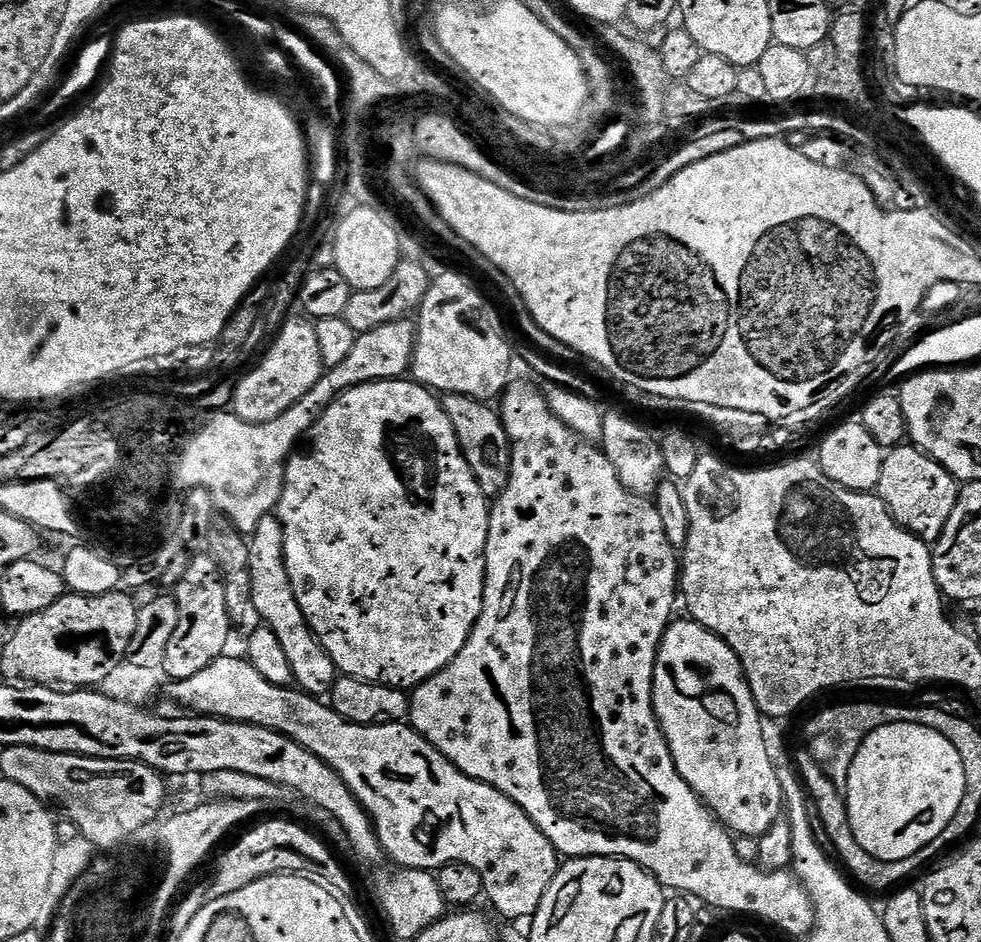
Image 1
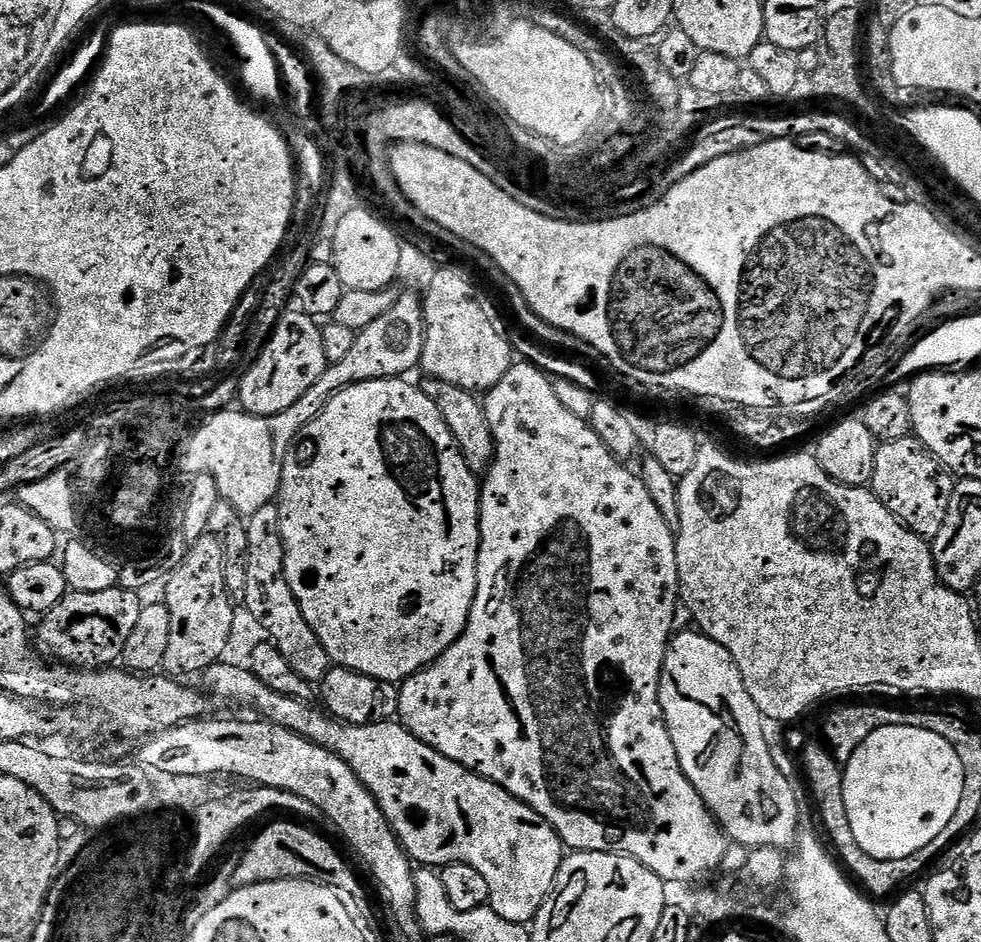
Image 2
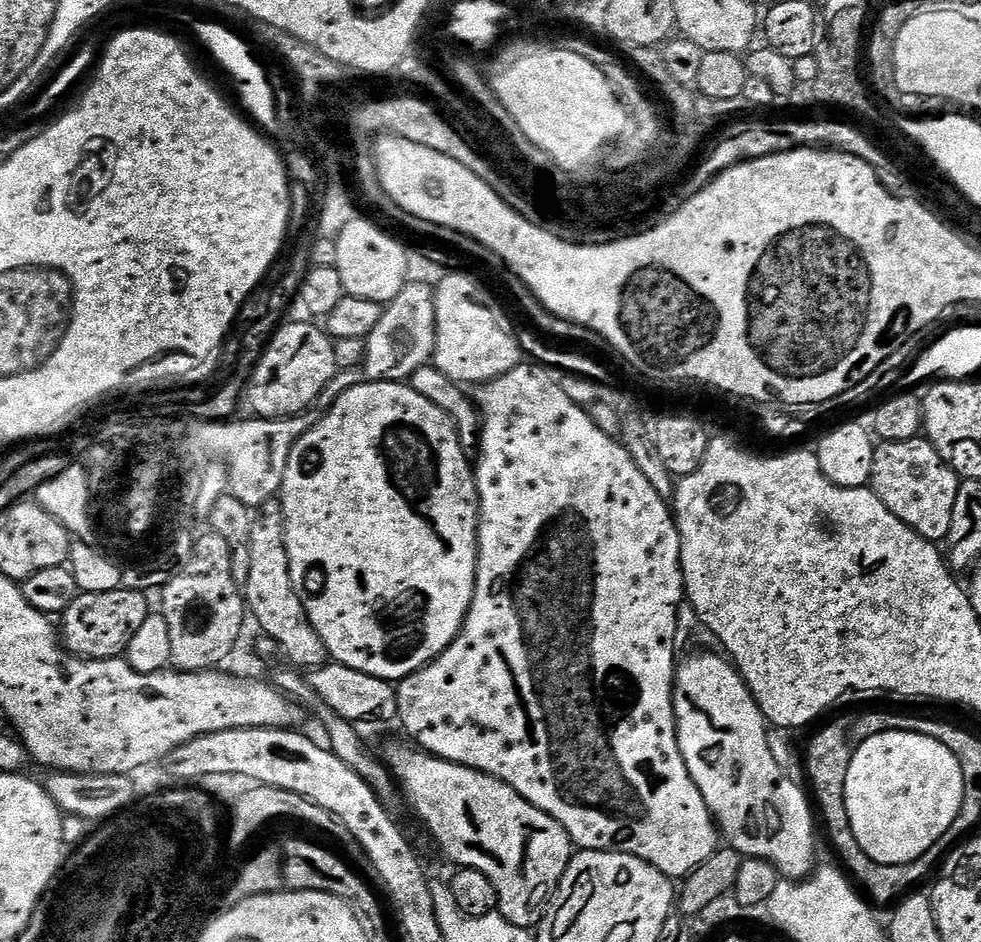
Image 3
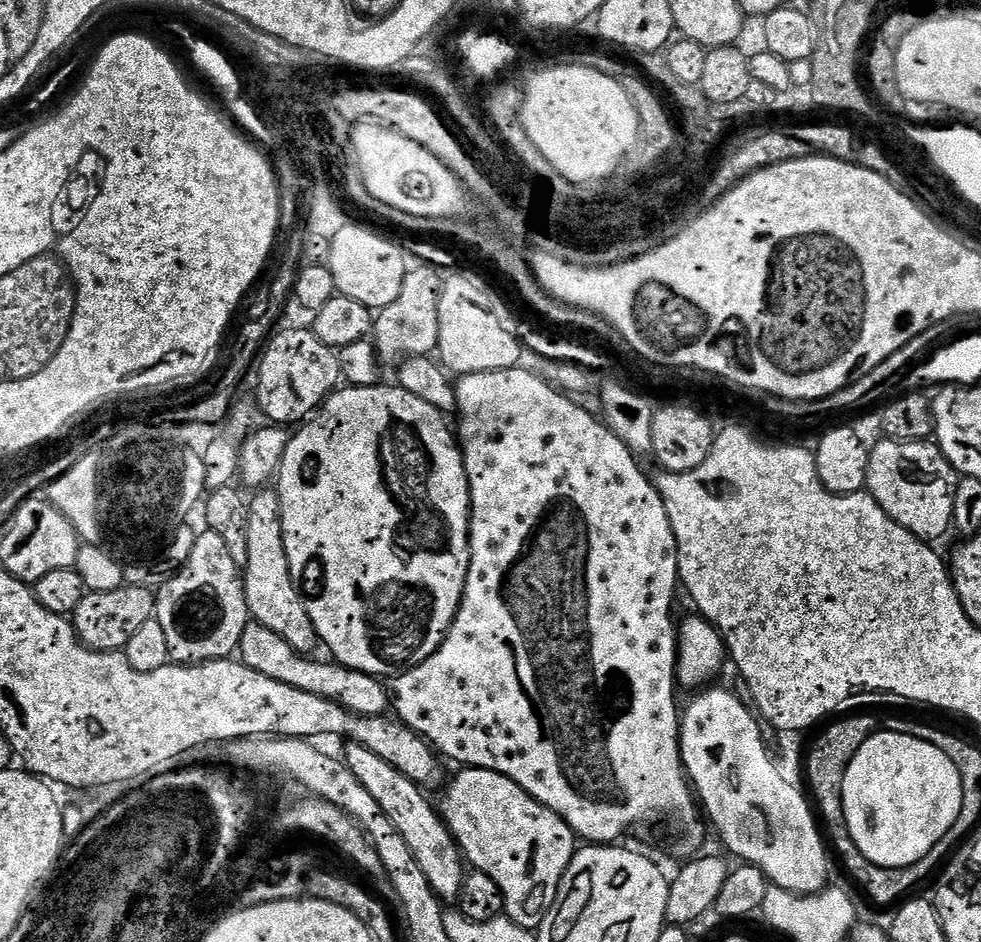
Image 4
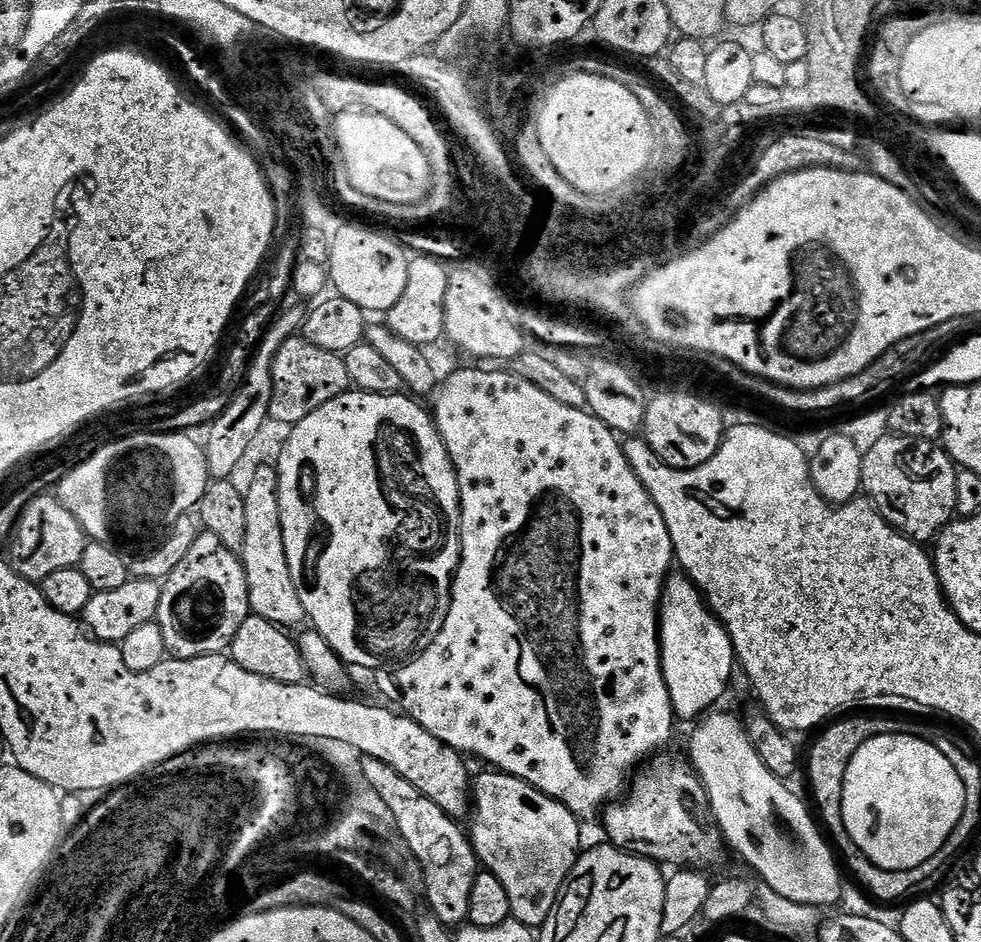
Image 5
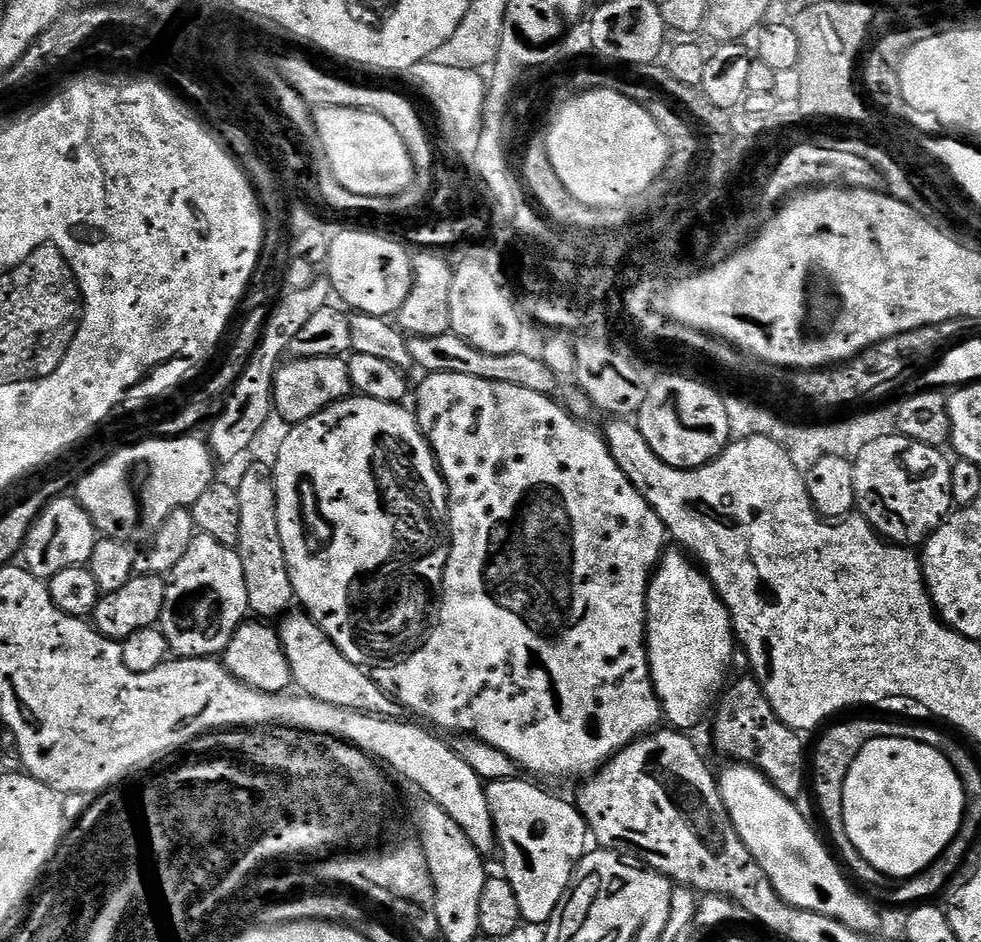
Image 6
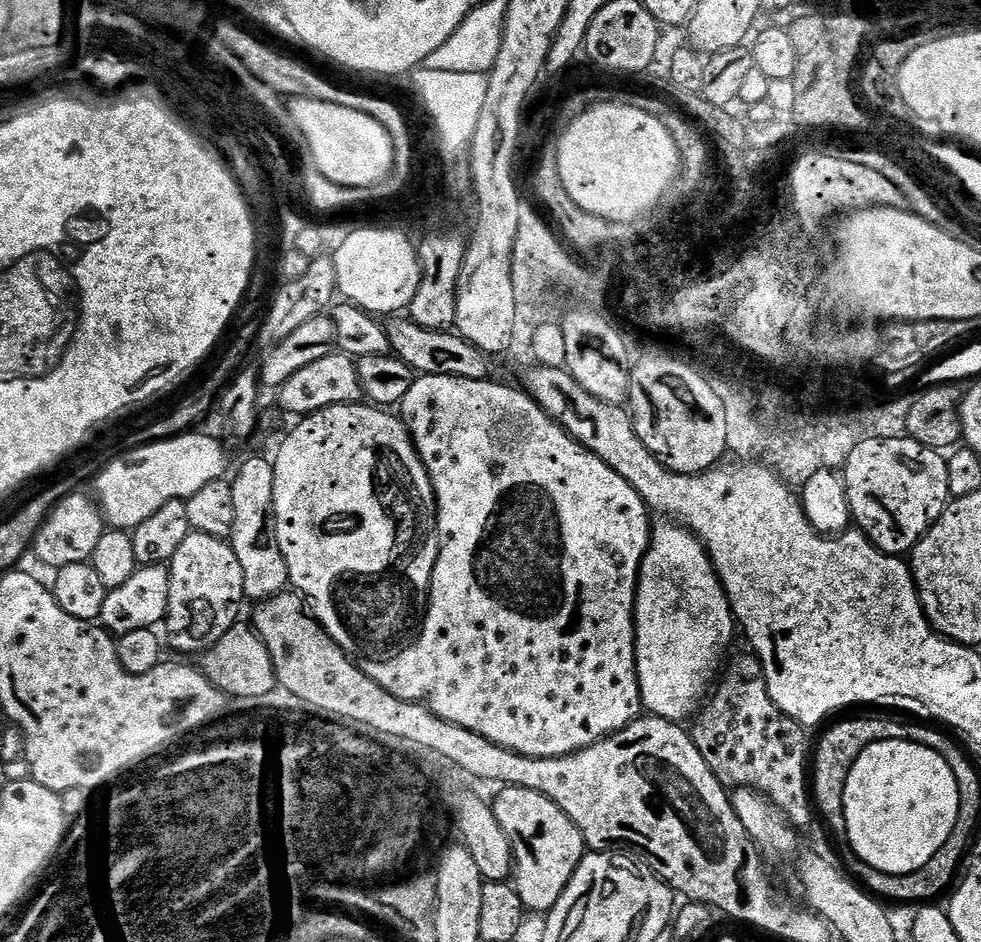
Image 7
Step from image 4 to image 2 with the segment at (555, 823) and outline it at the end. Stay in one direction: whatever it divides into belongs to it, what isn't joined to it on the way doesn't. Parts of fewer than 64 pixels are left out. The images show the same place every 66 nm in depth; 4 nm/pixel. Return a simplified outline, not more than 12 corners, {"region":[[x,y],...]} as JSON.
{"region":[[207,669],[342,757],[420,866],[466,862],[531,925],[566,849],[530,806],[400,722],[346,724]]}

